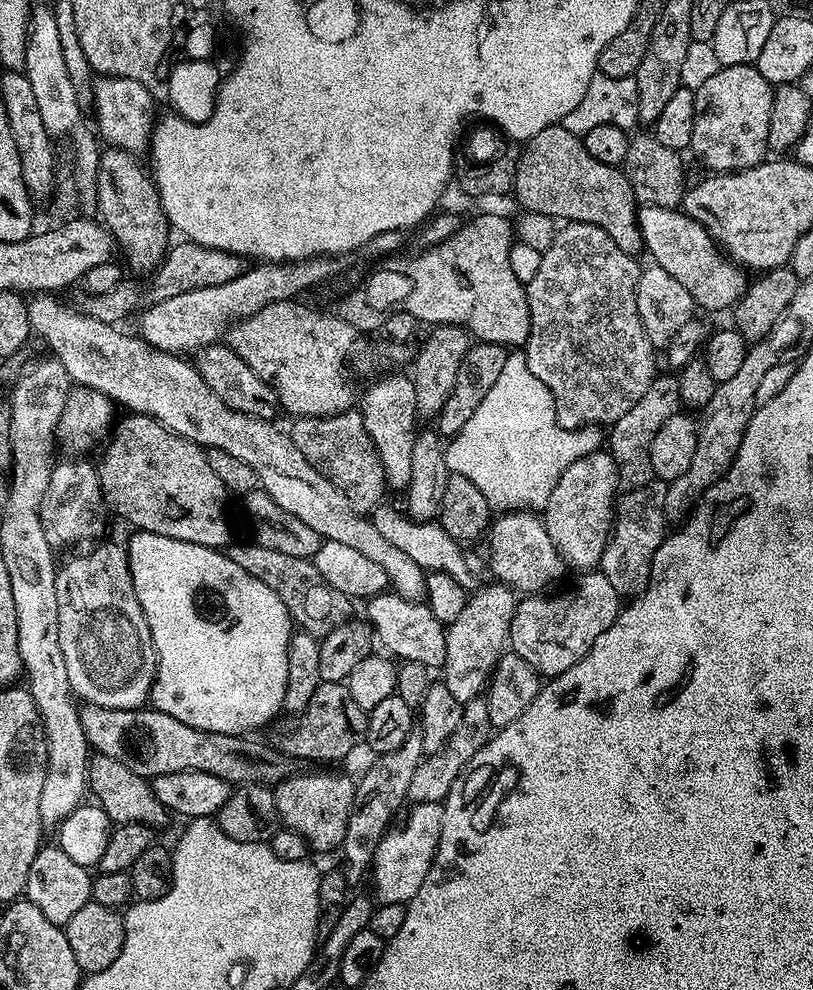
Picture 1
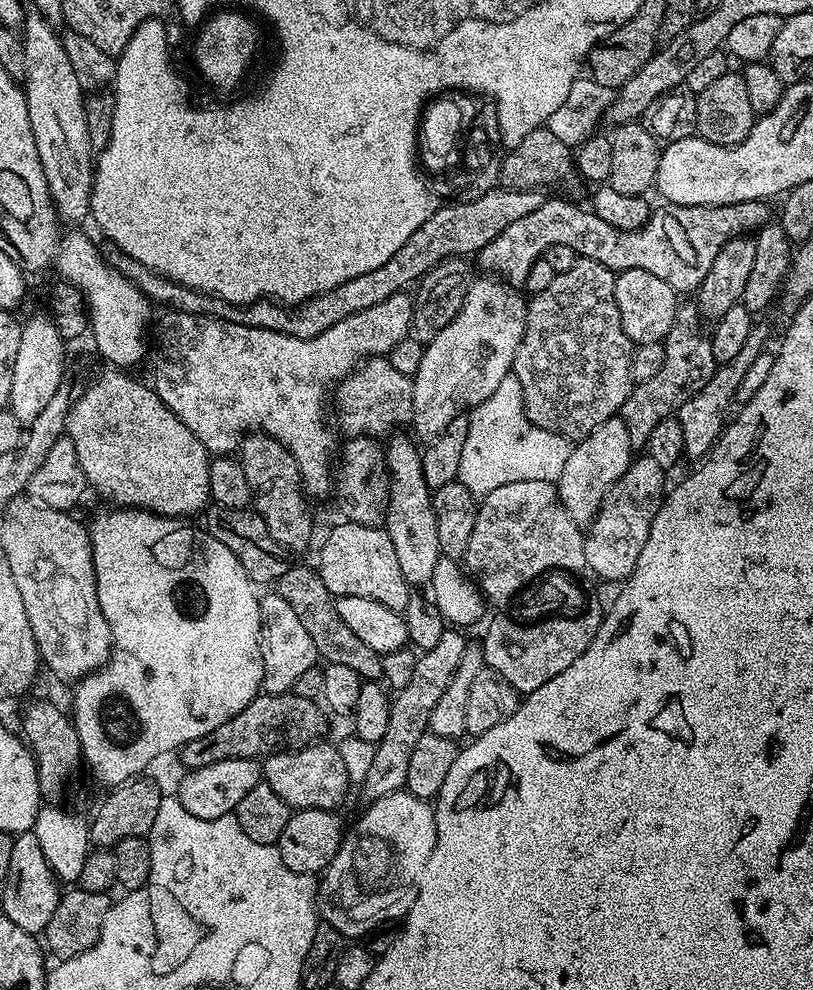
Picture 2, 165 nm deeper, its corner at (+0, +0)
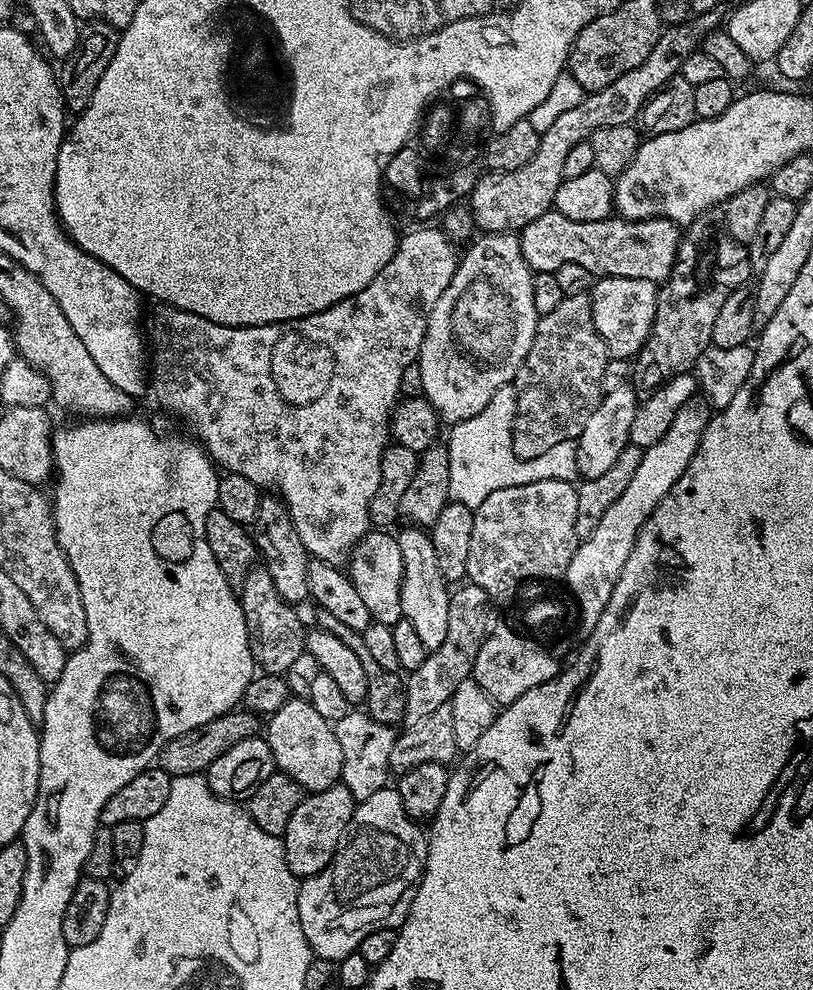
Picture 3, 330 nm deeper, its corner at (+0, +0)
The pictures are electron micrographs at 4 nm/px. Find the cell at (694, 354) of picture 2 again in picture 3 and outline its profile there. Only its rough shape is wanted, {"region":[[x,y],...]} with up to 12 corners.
{"region":[[717,206],[683,229],[630,377],[691,373],[753,275]]}

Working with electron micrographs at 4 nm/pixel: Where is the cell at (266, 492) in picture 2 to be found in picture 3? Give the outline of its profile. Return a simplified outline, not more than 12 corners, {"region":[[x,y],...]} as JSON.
{"region":[[260,497],[250,526],[274,590],[300,606],[308,561],[288,507]]}

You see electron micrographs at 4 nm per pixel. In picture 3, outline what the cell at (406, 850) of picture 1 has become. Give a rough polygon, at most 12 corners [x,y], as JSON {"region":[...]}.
{"region":[[395,787],[357,803],[300,880],[313,957],[399,929],[427,857]]}

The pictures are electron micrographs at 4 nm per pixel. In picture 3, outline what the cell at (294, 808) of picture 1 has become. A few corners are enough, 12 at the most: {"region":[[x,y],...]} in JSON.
{"region":[[308,699],[269,715],[277,769],[305,792],[341,783],[342,747]]}

